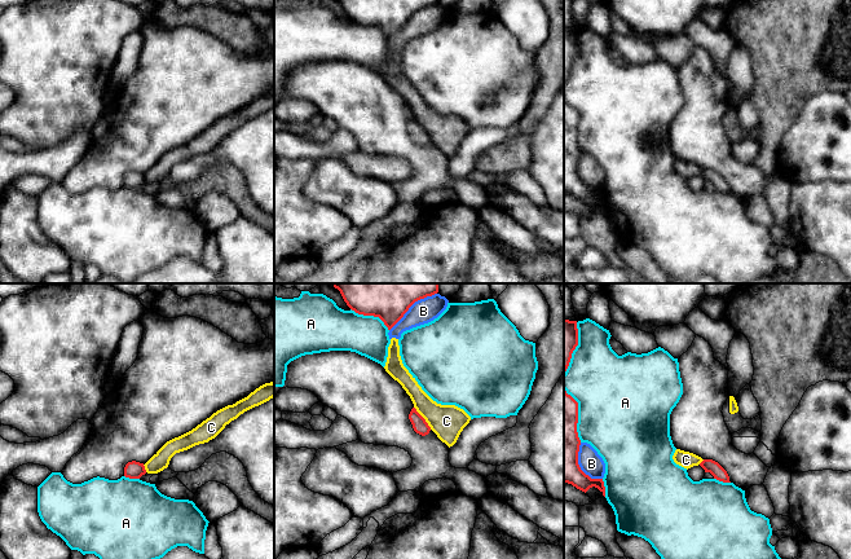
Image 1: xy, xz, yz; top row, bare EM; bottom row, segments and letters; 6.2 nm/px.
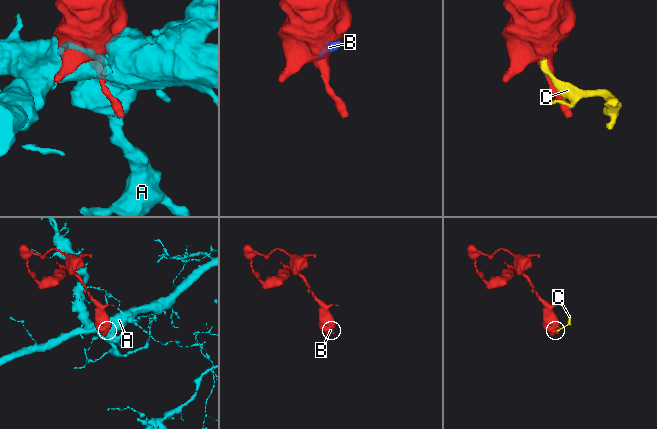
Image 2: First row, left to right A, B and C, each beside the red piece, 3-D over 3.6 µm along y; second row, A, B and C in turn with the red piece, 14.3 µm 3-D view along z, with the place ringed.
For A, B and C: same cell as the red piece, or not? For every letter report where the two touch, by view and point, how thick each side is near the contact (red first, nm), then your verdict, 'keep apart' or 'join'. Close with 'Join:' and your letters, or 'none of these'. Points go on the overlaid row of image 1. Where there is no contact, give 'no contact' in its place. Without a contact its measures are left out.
A: contact xz (371, 315); calibres 420 and 280 nm; keep apart
B: contact xz (411, 304); calibres 420 and 150 nm; keep apart
C: contact xz (423, 418); calibres 90 and 200 nm; keep apart
Join: none of these

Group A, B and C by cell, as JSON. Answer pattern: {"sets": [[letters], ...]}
{"sets": [["A"], ["B", "C"]]}

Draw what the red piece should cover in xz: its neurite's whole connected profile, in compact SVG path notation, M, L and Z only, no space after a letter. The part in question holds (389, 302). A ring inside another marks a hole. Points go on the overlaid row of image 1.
M332 283L358 314L379 317L391 330L418 300L438 292L438 283Z

